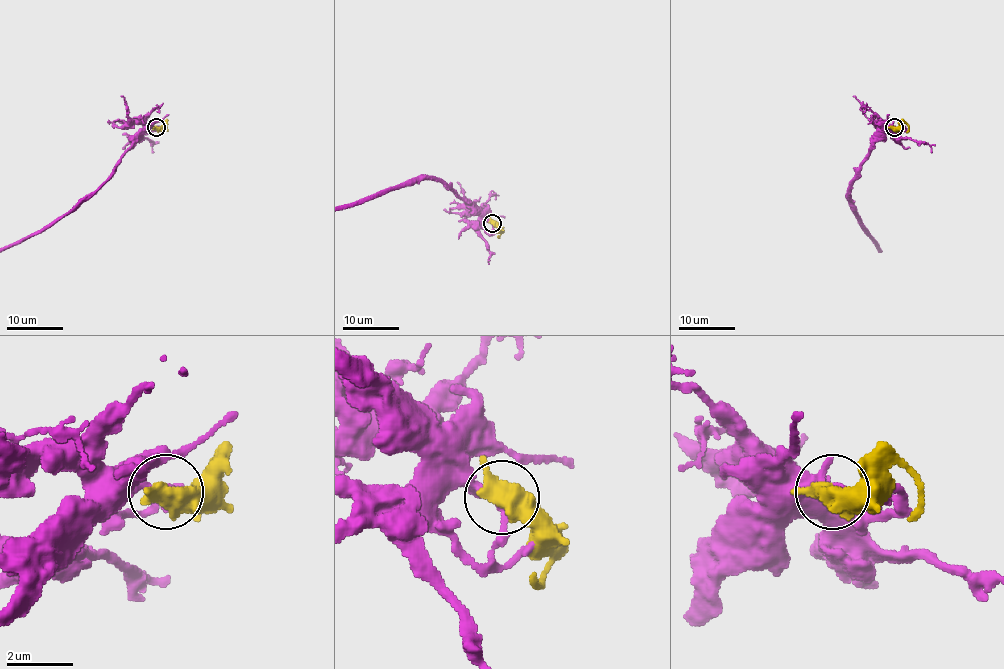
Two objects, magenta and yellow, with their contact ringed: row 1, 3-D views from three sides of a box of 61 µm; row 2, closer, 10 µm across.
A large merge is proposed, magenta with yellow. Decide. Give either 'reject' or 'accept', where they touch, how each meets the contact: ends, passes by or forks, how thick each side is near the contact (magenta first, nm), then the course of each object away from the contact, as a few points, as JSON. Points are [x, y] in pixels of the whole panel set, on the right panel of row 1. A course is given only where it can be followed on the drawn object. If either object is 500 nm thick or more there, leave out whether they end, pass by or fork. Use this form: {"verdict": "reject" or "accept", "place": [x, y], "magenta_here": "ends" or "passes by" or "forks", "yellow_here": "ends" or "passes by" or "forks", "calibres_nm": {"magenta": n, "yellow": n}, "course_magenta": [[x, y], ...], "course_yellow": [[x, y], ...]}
{"verdict": "reject", "place": [894, 127], "calibres_nm": {"magenta": 220, "yellow": 550}, "course_yellow": [[894, 127], [905, 123], [906, 133]]}

